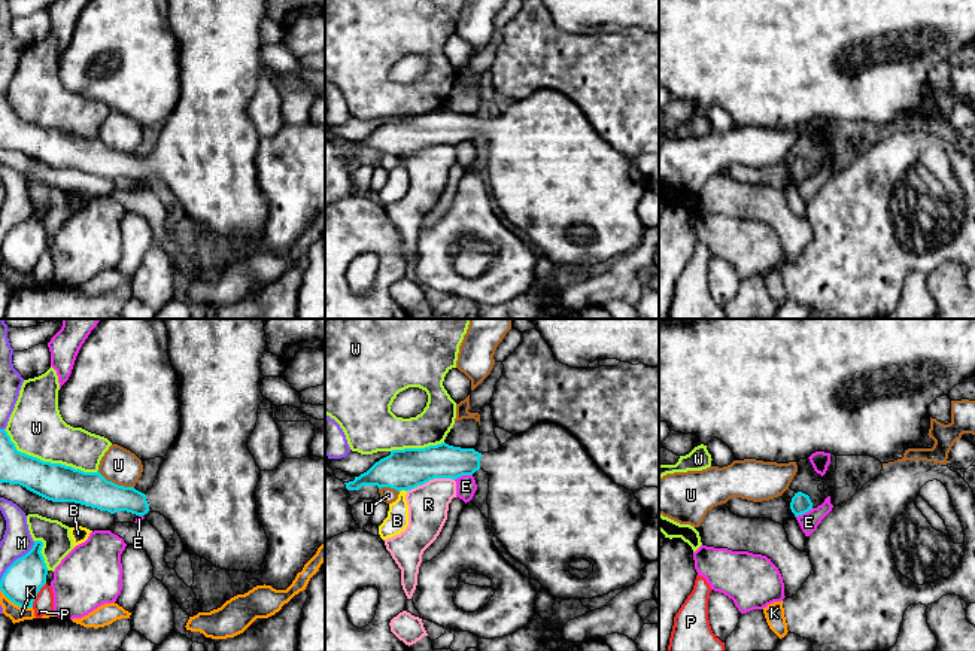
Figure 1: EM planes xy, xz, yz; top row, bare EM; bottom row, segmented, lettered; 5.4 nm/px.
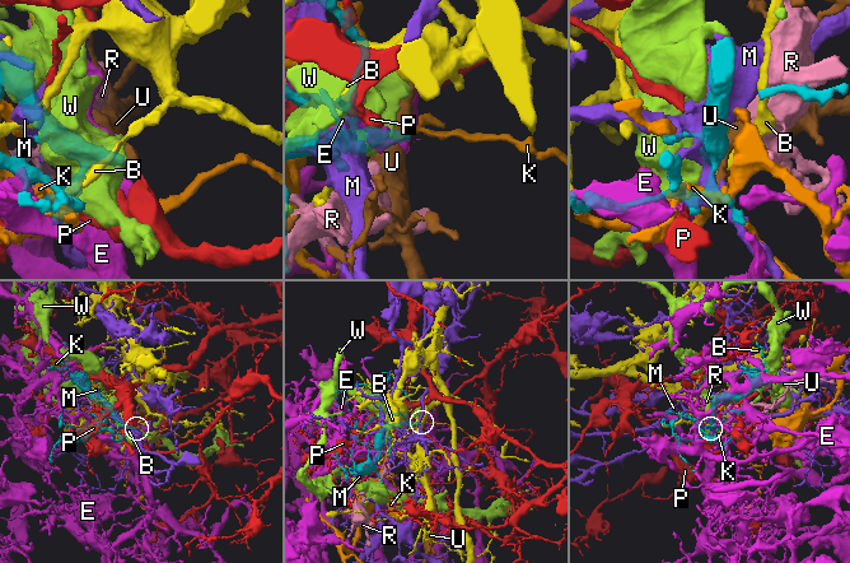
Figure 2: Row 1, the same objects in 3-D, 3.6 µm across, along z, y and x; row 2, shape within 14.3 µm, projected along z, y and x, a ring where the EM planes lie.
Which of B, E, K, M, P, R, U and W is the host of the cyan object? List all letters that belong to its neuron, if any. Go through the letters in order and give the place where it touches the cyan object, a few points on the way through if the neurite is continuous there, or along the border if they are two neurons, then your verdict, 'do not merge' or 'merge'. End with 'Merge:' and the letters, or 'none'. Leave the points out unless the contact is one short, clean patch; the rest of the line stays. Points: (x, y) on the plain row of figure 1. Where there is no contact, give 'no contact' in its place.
B: meets cyan in xz at (403, 155); do not merge
E: meets cyan in xz at (462, 140); do not merge
K: meets cyan in xy at (15, 270); do not merge
M: meets cyan in xy at (17, 225); do not merge
P: meets cyan in xy at (36, 261); do not merge
R: meets cyan in xz at (430, 145); do not merge
U: meets cyan in xy at (114, 149); do not merge
W: meets cyan in xy at (48, 128); do not merge
Merge: none

